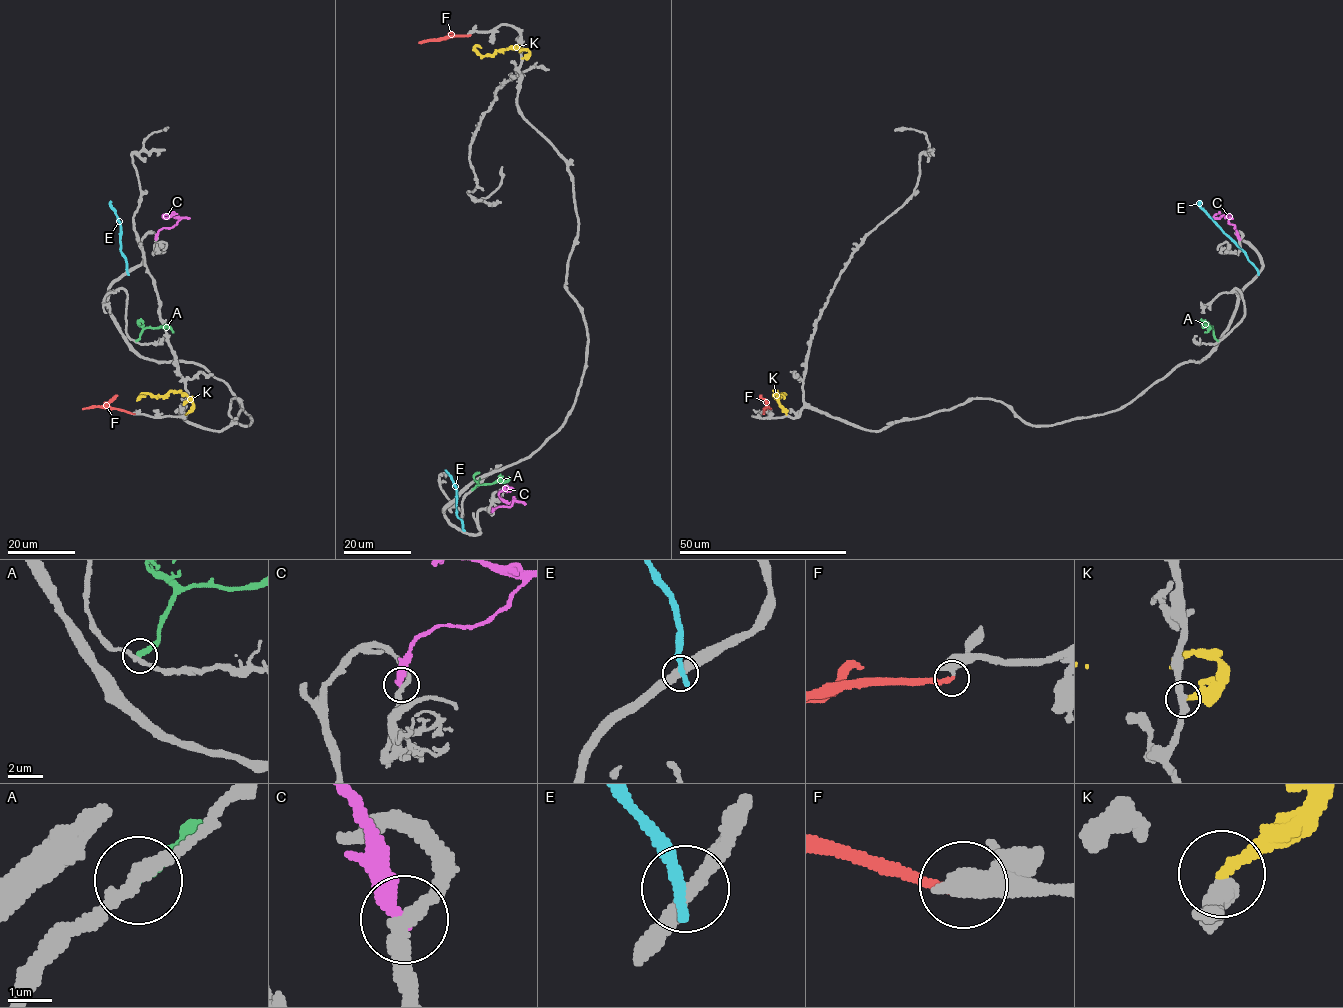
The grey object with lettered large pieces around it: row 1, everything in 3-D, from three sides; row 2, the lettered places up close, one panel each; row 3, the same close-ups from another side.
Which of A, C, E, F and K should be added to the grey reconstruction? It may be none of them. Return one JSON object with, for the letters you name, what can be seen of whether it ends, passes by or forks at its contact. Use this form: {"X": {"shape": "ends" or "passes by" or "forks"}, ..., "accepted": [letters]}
{"K": {"shape": "ends"}, "accepted": ["K"]}

